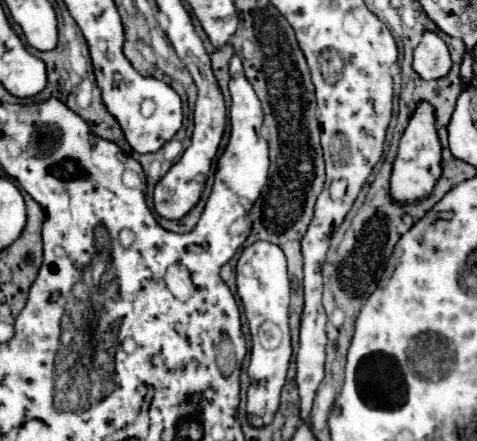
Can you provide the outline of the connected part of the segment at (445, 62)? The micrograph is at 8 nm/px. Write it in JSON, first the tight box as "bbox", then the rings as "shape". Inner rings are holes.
{"bbox":[413,33,451,79],"shape":[[[425,33],[413,51],[413,69],[421,79],[441,79],[451,71],[451,57],[445,41],[435,33]]]}

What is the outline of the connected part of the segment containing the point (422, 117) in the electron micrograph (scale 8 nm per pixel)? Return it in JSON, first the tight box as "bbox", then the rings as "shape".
{"bbox":[391,109,441,203],"shape":[[[417,109],[401,137],[399,153],[391,173],[391,197],[397,203],[411,203],[427,197],[441,177],[441,145],[435,129],[433,109]]]}

